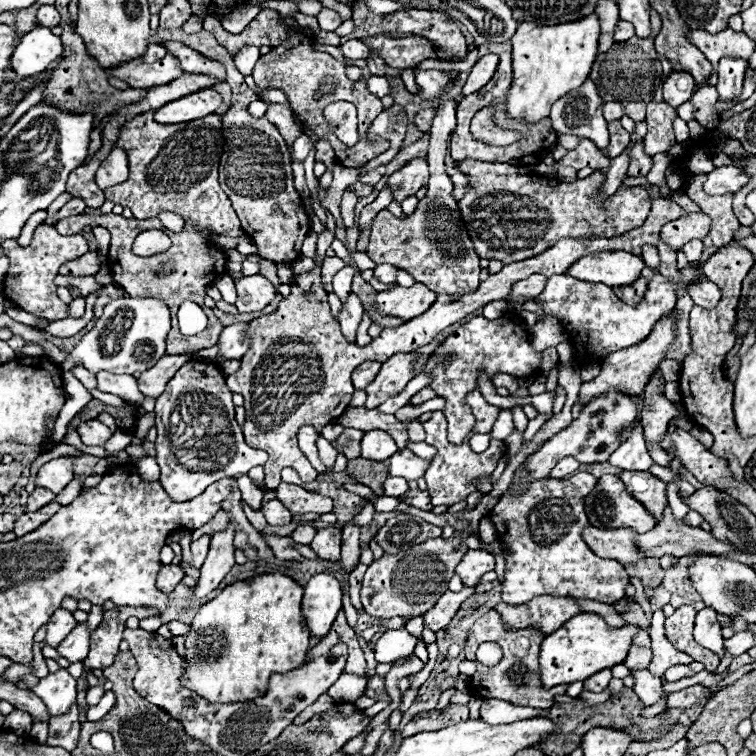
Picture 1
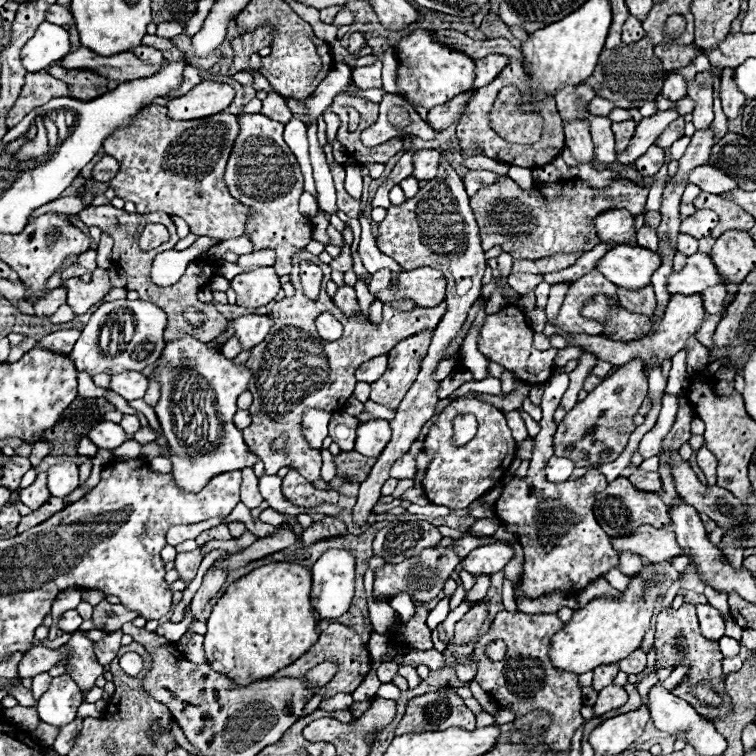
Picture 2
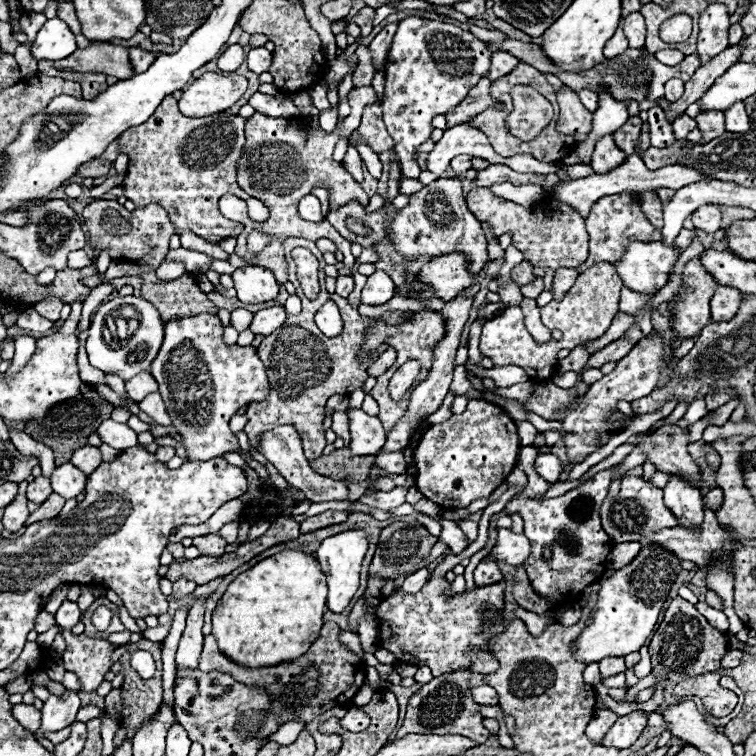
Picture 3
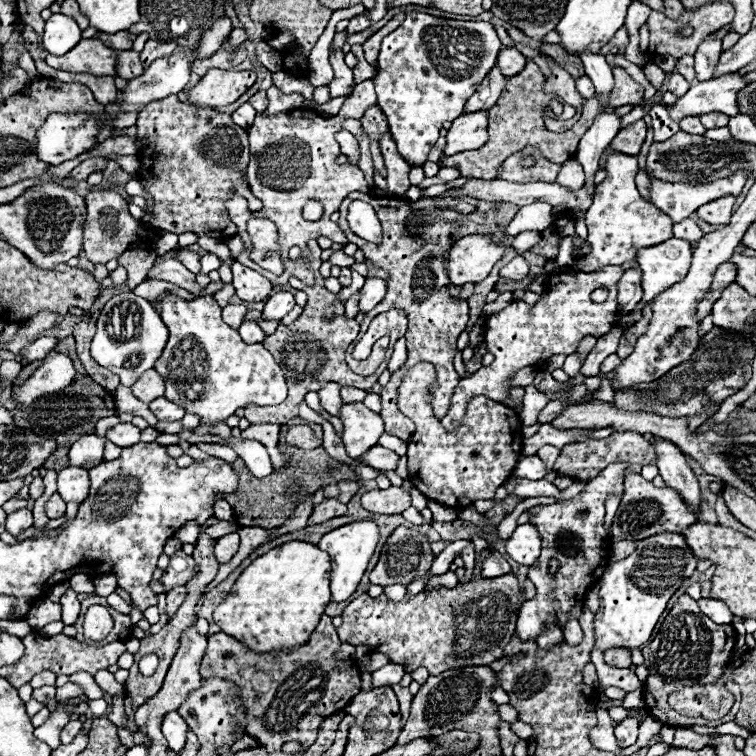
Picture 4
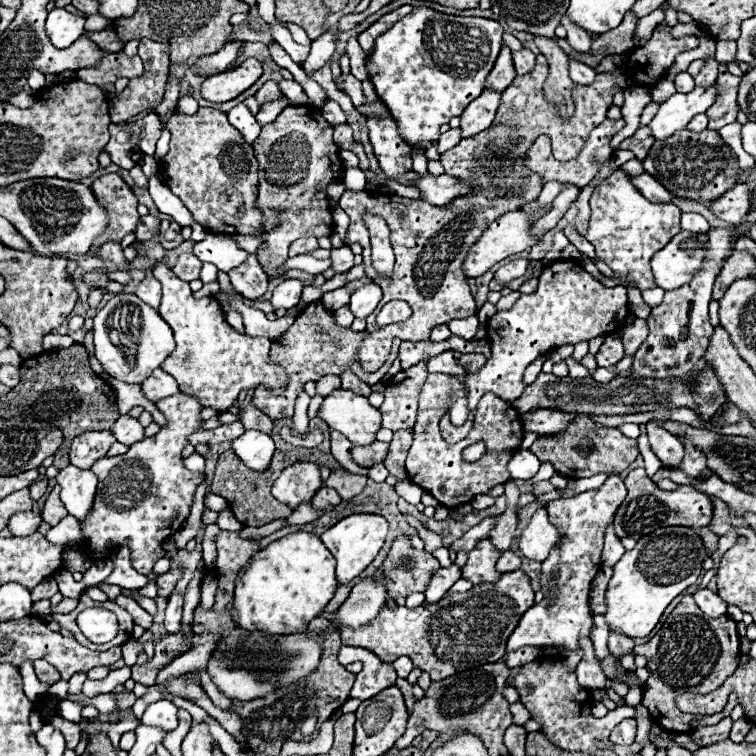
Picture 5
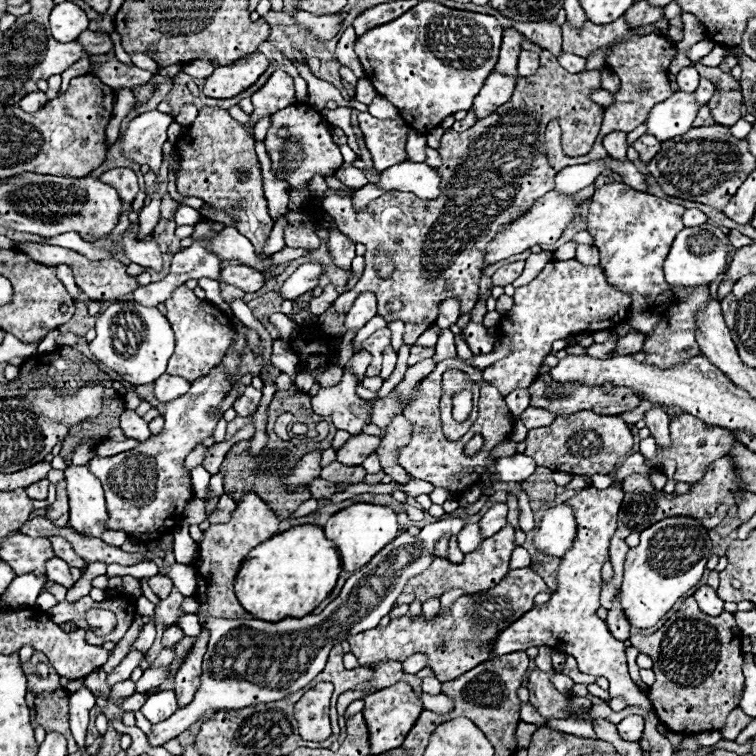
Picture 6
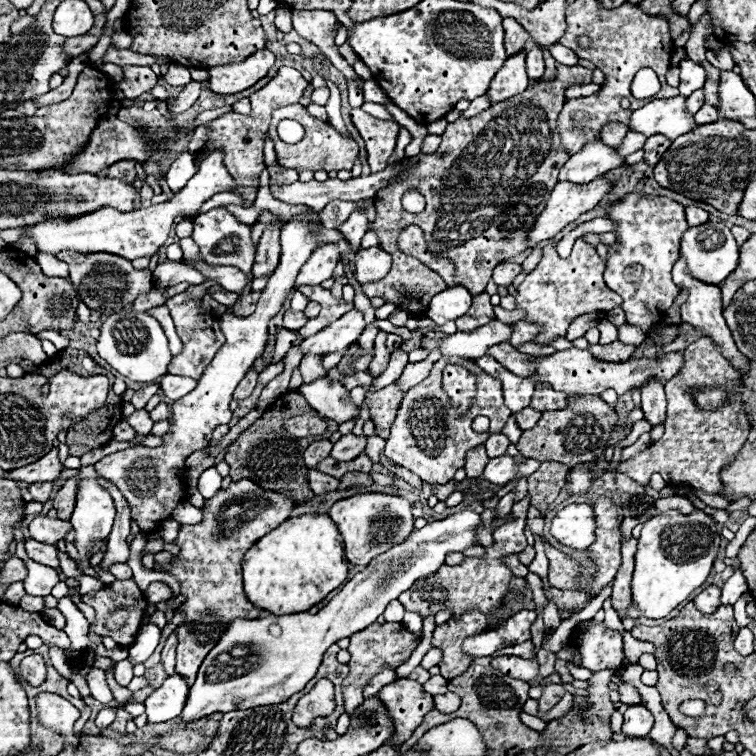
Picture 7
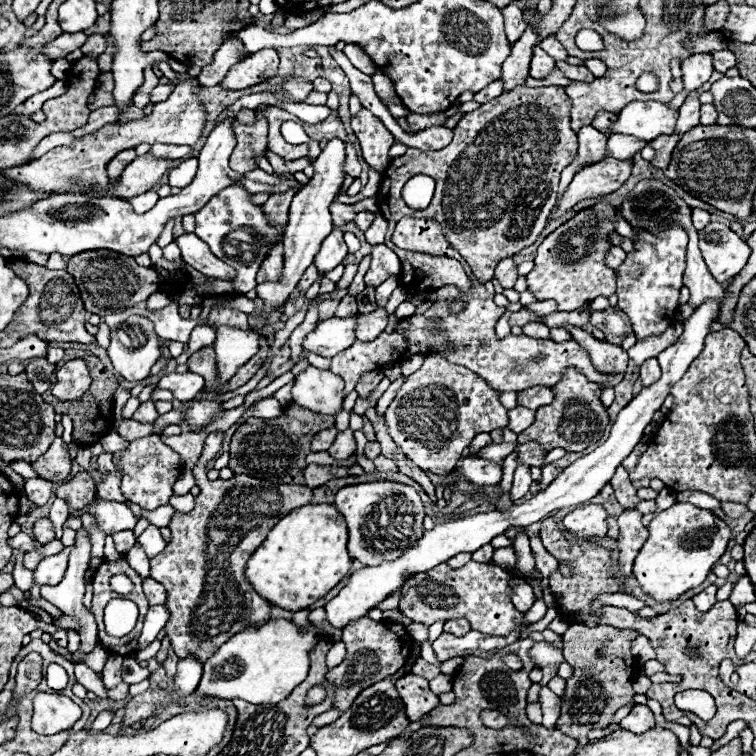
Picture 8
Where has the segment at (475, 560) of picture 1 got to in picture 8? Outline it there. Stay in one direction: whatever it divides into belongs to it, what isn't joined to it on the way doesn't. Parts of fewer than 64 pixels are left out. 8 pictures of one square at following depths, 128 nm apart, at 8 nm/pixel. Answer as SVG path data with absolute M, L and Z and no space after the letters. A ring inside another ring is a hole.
M588 504L584 508L576 508L568 512L560 524L576 540L594 540L606 536L608 532L606 512L600 504Z

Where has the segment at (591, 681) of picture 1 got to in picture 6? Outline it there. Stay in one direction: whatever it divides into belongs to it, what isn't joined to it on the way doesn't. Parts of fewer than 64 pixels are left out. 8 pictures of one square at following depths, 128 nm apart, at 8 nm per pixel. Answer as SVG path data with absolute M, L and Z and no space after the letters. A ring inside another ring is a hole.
M618 596L614 598L612 608L608 610L606 624L608 624L608 630L612 632L612 636L616 636L616 640L624 642L624 640L630 638L630 624L628 624L628 620L626 620L622 608L620 608L620 600L618 600Z

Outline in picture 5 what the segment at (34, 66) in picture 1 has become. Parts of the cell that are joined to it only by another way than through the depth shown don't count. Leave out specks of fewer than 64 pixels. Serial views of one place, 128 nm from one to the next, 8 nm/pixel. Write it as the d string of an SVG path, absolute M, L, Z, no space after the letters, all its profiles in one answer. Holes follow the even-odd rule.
M54 8L46 18L46 34L56 48L68 48L84 34L84 16L74 16L64 8Z

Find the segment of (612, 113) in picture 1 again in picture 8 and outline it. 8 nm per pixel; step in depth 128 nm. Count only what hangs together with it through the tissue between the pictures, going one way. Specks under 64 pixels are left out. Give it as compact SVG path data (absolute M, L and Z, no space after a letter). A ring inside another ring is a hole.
M548 36L546 40L542 40L540 42L540 46L554 58L554 60L566 60L568 58L568 52L566 52L566 48L554 38L554 36Z

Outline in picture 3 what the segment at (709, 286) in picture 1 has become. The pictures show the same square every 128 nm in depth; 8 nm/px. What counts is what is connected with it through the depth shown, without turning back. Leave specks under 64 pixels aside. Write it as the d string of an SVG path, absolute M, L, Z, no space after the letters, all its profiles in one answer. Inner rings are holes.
M718 286L714 290L714 296L710 300L710 310L712 310L712 318L716 322L720 320L732 320L732 316L736 316L736 310L742 302L742 294L736 288L730 286Z

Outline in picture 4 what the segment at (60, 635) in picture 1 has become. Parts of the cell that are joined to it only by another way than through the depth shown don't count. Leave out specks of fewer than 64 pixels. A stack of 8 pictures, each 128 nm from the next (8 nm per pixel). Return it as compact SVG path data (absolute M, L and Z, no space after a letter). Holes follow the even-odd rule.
M68 590L62 596L60 606L62 606L62 622L66 626L72 626L78 620L78 614L80 614L80 602L76 600L76 592L74 590Z

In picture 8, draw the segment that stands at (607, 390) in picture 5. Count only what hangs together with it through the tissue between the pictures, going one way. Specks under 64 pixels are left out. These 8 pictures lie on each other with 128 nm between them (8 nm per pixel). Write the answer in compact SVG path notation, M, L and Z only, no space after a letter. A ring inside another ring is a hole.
M534 386L528 390L518 392L518 404L524 404L524 408L542 408L544 404L552 404L552 390L546 386Z

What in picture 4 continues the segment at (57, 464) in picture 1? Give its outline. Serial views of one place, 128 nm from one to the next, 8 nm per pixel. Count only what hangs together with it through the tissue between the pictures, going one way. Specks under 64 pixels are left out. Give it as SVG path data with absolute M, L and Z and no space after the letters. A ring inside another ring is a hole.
M68 466L64 470L58 472L58 494L66 500L66 502L84 502L88 496L88 488L90 488L90 480L88 480L88 470L84 468L76 468L76 466Z

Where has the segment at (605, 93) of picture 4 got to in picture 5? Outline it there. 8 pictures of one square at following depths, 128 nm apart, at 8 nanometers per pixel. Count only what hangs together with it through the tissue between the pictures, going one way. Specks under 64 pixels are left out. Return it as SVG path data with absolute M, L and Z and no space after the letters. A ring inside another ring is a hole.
M568 16L562 18L562 26L568 30L568 36L566 36L566 42L570 44L570 48L574 48L576 52L590 52L590 46L592 46L592 38L582 30L578 28L576 24L572 24L568 20Z

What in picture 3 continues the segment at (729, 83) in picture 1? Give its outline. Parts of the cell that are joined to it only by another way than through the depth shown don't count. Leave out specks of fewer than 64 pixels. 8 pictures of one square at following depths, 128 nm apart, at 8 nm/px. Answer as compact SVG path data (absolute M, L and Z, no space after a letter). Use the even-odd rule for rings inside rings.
M742 102L732 104L732 108L728 108L728 112L724 112L724 114L726 114L726 130L728 132L746 134L750 130L748 116L746 116L746 110L744 110Z

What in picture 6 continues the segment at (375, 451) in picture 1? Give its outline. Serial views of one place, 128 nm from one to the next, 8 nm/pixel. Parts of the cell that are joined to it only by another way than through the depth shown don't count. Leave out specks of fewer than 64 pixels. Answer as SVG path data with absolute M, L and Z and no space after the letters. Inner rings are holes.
M344 368L342 382L332 388L320 388L312 398L312 410L318 416L332 416L332 424L338 430L346 430L350 436L362 434L364 426L372 420L372 406L356 396L358 380Z

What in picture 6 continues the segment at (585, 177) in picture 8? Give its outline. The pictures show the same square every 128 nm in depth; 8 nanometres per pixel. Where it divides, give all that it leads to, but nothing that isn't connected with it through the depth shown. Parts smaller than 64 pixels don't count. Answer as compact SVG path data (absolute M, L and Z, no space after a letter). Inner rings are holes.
M548 192L546 196L542 196L540 200L536 200L536 204L532 204L532 208L528 208L528 212L524 212L524 216L520 216L520 220L514 220L514 224L508 224L508 228L502 228L496 238L486 246L486 258L484 264L490 266L494 262L500 262L508 256L520 254L532 246L542 246L542 244L554 244L562 230L568 226L568 222L574 218L574 210L576 210L576 202L570 200L564 194L558 192Z

